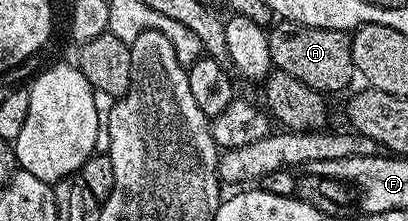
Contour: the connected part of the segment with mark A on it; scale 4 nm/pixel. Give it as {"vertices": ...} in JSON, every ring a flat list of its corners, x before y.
{"vertices":[[299,24,275,26,268,30,270,60,275,69,290,72,294,80,302,80,302,84,325,96,331,96,335,90,344,90,351,84,356,69,352,59,352,35,349,31]]}

